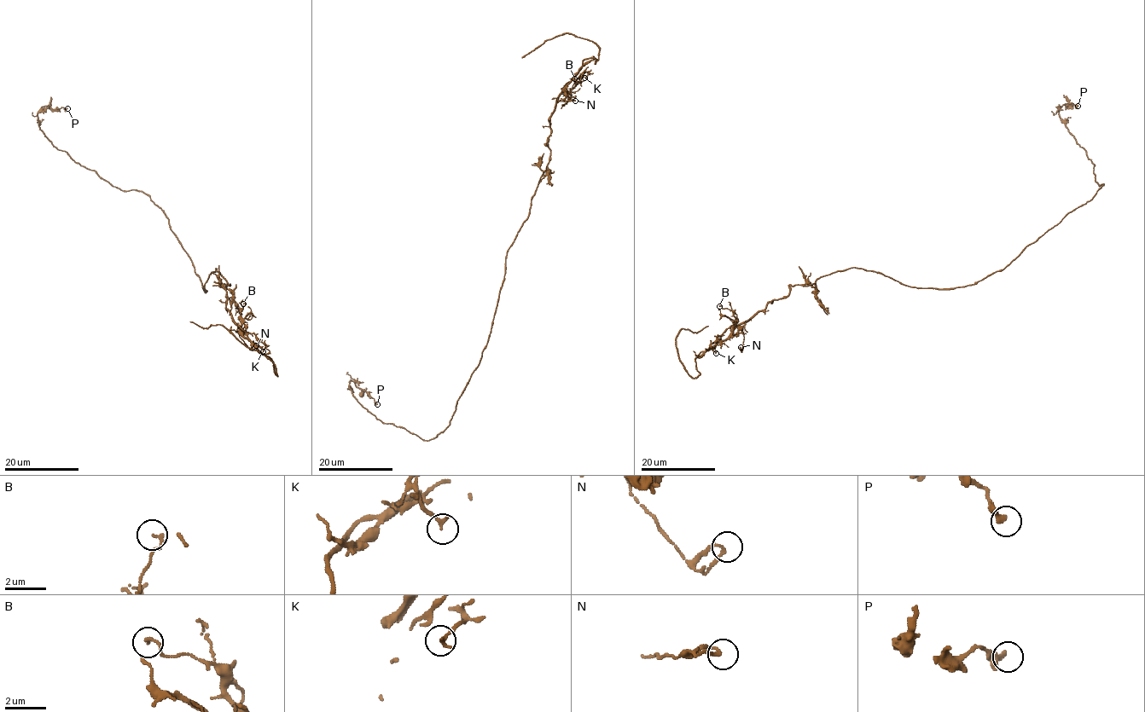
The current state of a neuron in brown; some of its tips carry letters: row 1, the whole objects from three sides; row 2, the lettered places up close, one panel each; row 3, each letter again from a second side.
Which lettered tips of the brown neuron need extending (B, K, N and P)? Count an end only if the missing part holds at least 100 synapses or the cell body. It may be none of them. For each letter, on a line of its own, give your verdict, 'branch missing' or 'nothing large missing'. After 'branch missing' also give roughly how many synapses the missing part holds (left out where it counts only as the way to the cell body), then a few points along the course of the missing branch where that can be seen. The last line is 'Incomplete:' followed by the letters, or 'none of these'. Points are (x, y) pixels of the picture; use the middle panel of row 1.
B: nothing large missing
K: nothing large missing
N: nothing large missing
P: nothing large missing
Incomplete: none of these

